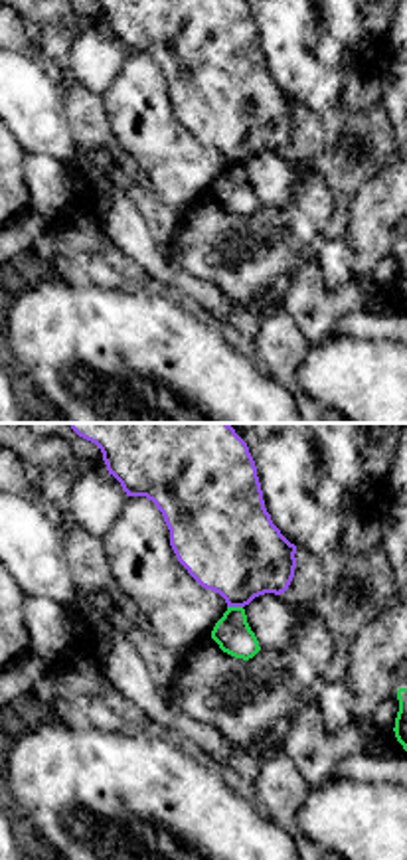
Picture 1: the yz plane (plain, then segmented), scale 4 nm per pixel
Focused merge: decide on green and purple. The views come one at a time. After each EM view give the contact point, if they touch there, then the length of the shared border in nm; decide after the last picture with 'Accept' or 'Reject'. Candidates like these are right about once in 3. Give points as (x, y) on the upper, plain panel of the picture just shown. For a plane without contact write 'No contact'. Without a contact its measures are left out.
Touches green at (236, 165). Shared border 60 nm

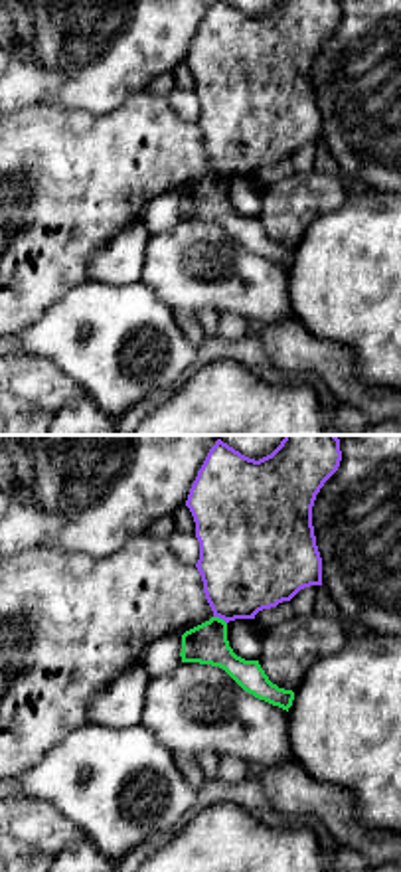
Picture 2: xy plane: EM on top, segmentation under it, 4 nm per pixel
Touches green at (218, 174). Shared border 70 nm

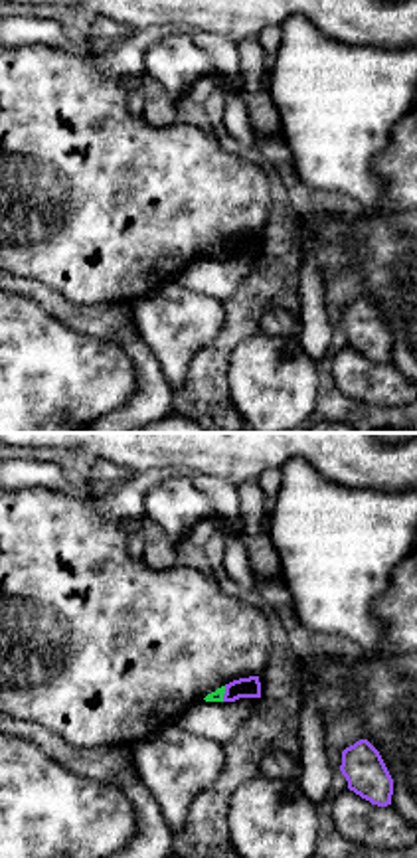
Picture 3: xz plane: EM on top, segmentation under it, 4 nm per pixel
Touches green at (224, 250). Shared border 70 nm

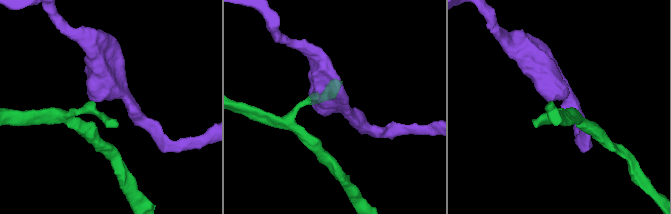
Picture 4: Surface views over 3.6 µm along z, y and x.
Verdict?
Reject

